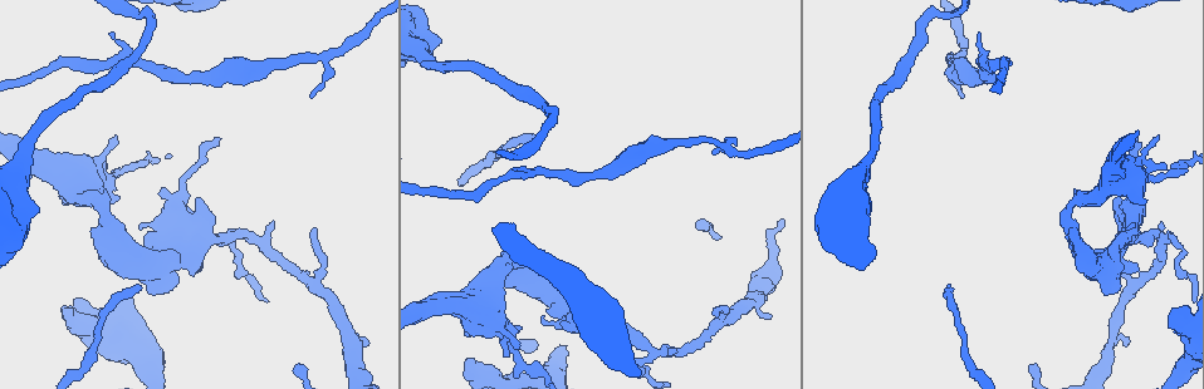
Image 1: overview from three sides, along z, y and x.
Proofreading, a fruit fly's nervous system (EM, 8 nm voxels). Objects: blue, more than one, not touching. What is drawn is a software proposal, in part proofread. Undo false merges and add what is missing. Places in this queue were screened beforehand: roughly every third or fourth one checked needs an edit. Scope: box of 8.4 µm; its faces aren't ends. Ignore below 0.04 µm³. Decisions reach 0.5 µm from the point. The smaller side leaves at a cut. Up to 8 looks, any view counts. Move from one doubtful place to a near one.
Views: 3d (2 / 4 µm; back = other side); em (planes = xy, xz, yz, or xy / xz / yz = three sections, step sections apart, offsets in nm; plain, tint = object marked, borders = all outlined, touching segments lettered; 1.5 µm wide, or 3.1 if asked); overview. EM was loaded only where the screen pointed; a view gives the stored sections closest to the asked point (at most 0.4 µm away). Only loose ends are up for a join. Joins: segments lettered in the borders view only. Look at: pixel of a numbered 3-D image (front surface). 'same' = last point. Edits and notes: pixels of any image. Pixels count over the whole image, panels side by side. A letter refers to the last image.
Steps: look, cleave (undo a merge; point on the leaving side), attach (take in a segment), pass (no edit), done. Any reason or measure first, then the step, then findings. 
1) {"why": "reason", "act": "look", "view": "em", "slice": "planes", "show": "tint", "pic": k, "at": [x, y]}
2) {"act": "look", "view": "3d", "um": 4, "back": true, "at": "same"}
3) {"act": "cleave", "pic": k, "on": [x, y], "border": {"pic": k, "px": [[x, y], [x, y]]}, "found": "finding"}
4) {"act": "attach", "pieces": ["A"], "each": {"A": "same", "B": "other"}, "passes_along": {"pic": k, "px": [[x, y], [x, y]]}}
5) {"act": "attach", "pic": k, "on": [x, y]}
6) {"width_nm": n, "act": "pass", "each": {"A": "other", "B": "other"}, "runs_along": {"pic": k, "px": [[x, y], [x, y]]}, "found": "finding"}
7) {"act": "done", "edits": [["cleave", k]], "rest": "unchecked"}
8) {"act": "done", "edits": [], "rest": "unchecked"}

{"act": "look", "view": "em", "slice": "planes", "show": "borders", "pic": 1, "at": [466, 363]}

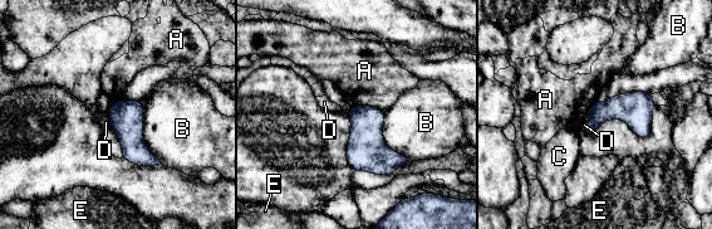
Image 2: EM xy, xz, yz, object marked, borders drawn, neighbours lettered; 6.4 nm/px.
{"act": "pass", "each": {"A": "other", "B": "other", "C": "other", "D": "other", "E": "other"}, "border": {"pic": 2, "px": [[588, 117], [589, 126], [584, 132]]}, "found": "no lettered segment goes on from it"}

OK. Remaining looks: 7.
{"why": "thick turns thin", "act": "look", "view": "em", "slice": "yz", "step": 4, "show": "tint", "pic": 1, "at": [503, 259]}

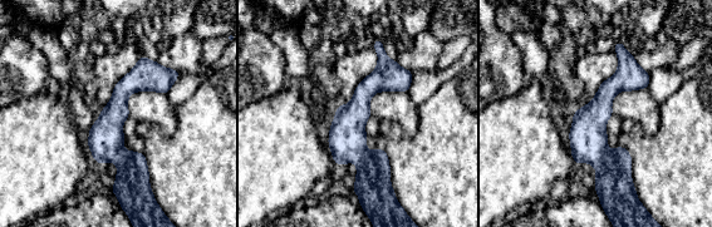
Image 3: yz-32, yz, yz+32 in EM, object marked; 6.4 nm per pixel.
{"act": "look", "view": "em", "slice": "planes", "show": "borders", "at": "same"}

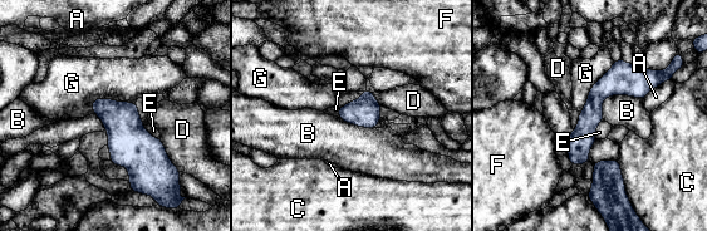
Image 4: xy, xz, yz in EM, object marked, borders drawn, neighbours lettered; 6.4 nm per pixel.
{"width_nm": 150, "act": "pass", "each": {"A": "other", "B": "other", "C": "other", "D": "other", "E": "other", "F": "other", "G": "other"}, "border": {"pic": 4, "px": [[642, 99], [608, 96], [602, 117]]}, "found": "one neuron here"}

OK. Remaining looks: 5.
{"why": "sudden change in width", "act": "look", "view": "em", "slice": "planes", "show": "borders", "pic": 1, "at": [17, 163]}

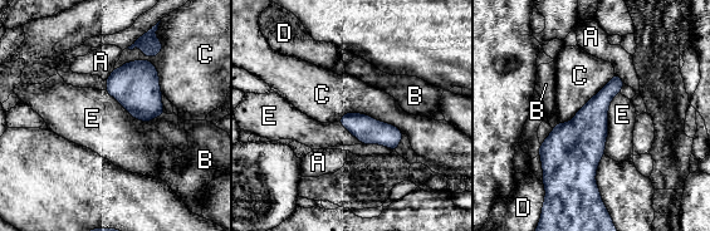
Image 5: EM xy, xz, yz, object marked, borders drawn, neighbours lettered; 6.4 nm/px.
{"act": "pass", "each": {"A": "other", "B": "other", "C": "other", "D": "other", "E": "other"}, "border": {"pic": 5, "px": [[114, 68], [148, 60], [162, 93]]}, "found": "continuous, no second neuron"}

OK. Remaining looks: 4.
{"act": "done", "edits": [], "rest": "unchecked"}

